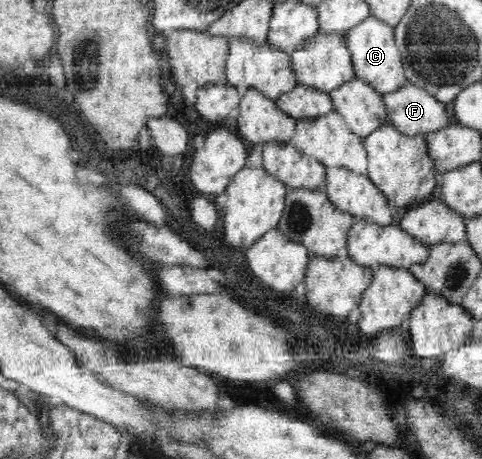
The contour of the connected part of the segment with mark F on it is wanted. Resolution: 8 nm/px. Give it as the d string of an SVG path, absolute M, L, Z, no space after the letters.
M405 83L403 87L383 95L388 112L388 121L404 134L429 133L441 129L449 123L445 104L438 101L433 93L426 91L422 86Z

